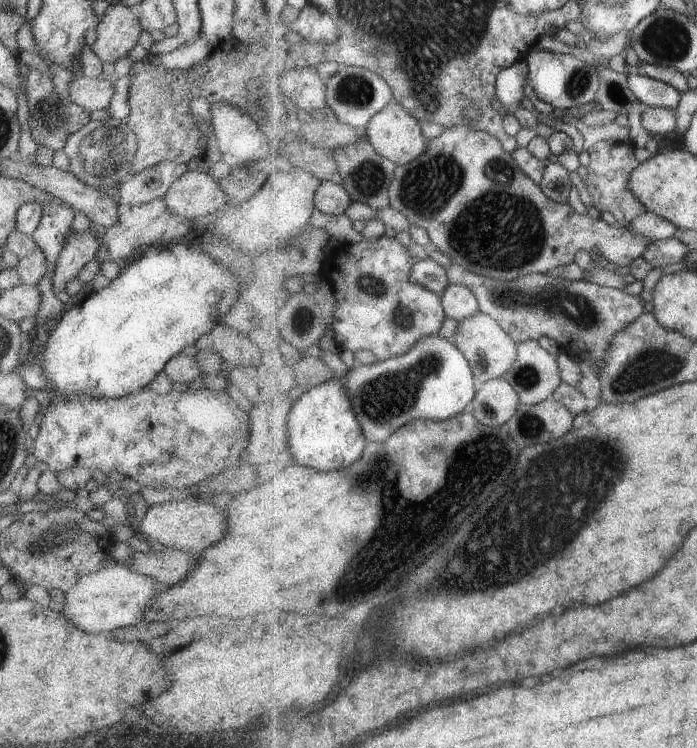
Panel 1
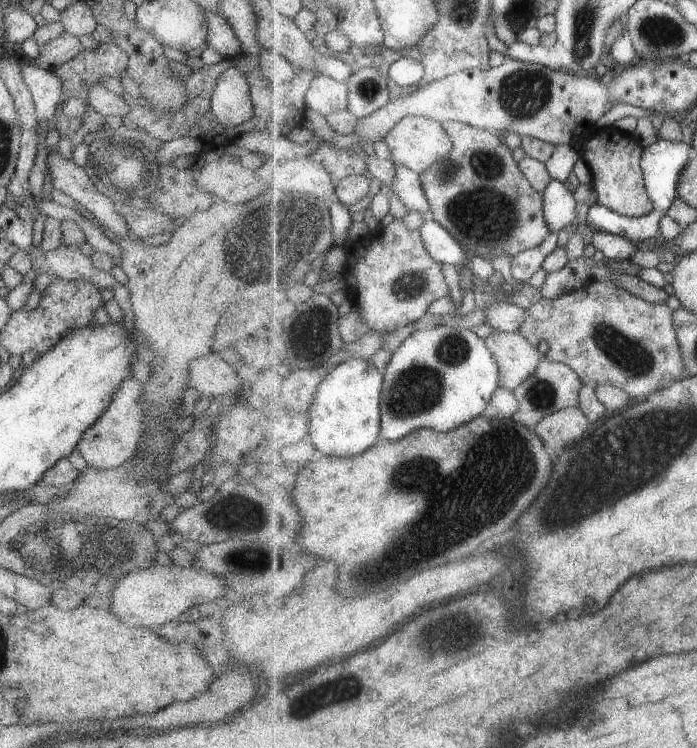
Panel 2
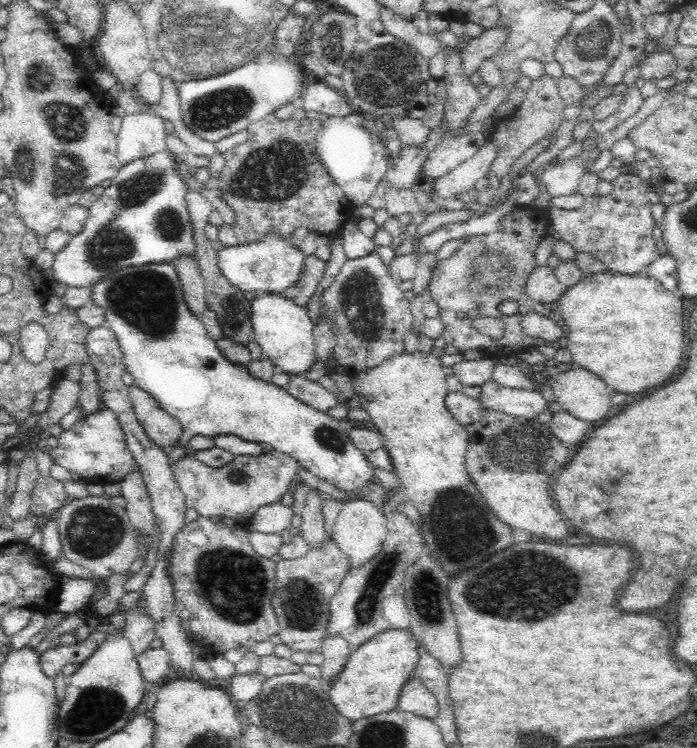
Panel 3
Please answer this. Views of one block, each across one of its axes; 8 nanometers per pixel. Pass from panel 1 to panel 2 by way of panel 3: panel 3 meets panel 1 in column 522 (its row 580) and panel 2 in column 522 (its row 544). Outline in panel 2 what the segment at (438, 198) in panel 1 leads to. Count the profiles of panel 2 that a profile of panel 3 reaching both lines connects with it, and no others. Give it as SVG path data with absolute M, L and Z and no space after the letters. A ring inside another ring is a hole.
M446 121L444 128L454 141L453 152L445 160L419 174L422 190L432 210L432 220L451 230L461 246L465 246L467 253L478 255L488 262L501 254L515 257L519 252L544 244L545 238L552 234L545 220L544 194L538 193L520 171L520 164L515 162L511 148L506 144L498 144L490 131L471 124Z

